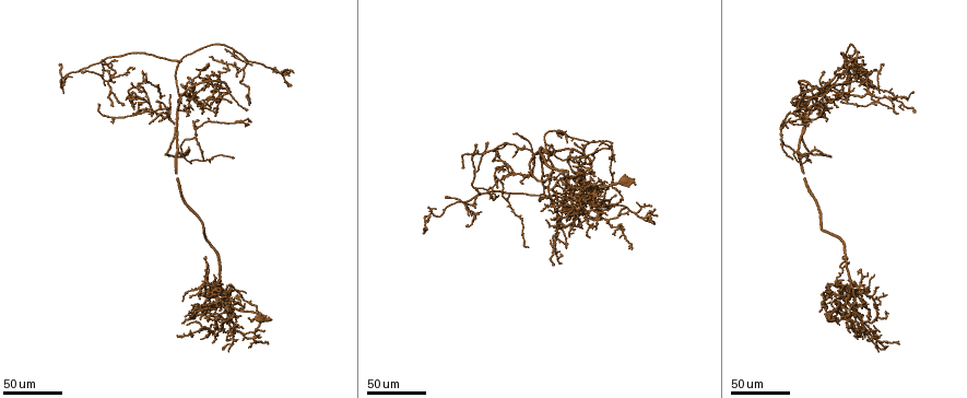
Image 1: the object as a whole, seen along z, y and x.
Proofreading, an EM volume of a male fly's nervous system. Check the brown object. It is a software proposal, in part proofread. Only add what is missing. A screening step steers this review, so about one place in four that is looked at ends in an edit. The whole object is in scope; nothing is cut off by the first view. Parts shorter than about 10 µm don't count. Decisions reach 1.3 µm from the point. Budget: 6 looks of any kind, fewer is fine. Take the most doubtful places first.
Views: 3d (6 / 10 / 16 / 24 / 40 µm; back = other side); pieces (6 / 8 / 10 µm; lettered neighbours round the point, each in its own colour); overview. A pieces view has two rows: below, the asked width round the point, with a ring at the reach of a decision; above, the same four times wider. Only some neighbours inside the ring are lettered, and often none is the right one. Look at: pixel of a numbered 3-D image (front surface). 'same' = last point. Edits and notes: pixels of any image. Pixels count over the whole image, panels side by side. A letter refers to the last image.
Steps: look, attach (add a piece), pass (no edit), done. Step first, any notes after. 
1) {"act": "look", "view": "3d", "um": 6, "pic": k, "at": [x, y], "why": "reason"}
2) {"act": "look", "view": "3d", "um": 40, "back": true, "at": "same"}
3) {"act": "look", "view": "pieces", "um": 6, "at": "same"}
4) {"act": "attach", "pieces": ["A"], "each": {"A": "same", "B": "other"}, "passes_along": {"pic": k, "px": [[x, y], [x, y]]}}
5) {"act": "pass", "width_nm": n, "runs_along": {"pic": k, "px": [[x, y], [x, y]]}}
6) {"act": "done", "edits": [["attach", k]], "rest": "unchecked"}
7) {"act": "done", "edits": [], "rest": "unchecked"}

{"act": "look", "view": "3d", "um": 24, "pic": 1, "at": [169, 94], "why": "an open end"}

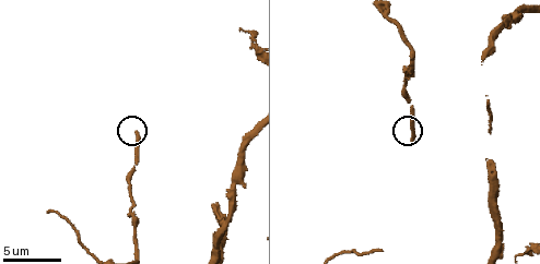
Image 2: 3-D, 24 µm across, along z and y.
{"act": "look", "view": "3d", "um": 10, "pic": 2, "at": [135, 131]}

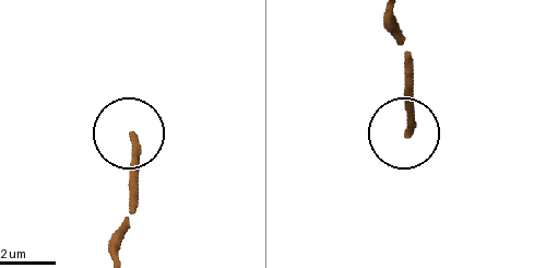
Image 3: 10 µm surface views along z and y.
{"act": "look", "view": "pieces", "um": 10, "pic": 3, "at": [409, 133]}

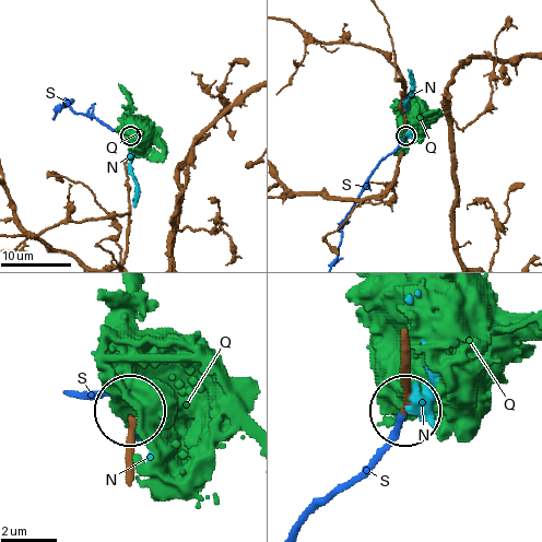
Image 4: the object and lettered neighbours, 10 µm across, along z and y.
{"act": "attach", "pieces": ["S"], "each": {"N": "other", "Q": "other", "S": "same"}, "found": "the neuron continues"}

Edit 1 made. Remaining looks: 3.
{"act": "look", "view": "3d", "um": 6, "pic": 2, "at": [491, 132], "why": "free end"}

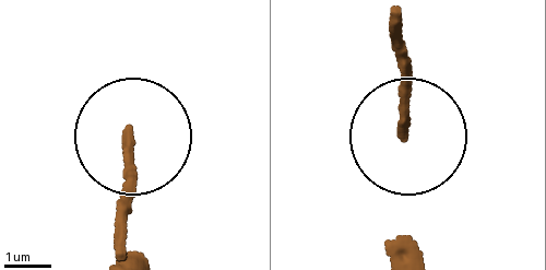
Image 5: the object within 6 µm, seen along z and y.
{"act": "look", "view": "pieces", "um": 8, "pic": 5, "at": [130, 137]}

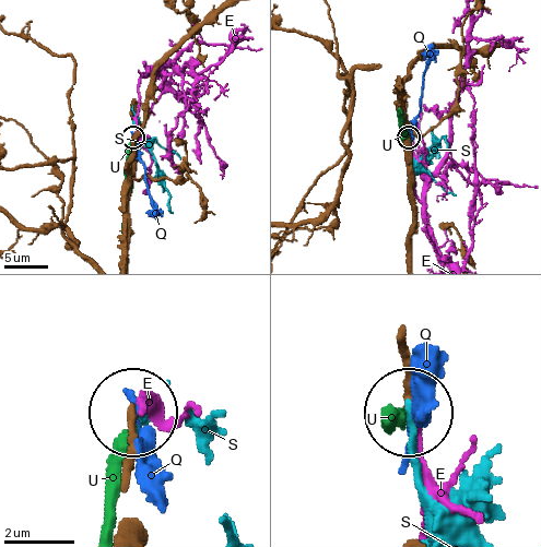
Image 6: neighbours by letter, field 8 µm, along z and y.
{"act": "pass", "width_nm": 210, "each": {"E": "other", "Q": "other", "S": "other", "U": "other"}, "runs_along": {"pic": 6, "px": [[126, 476], [134, 417]]}, "found": "none of them fits"}

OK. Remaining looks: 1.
{"act": "done", "edits": [["attach", 4]], "rest": "unchecked"}

